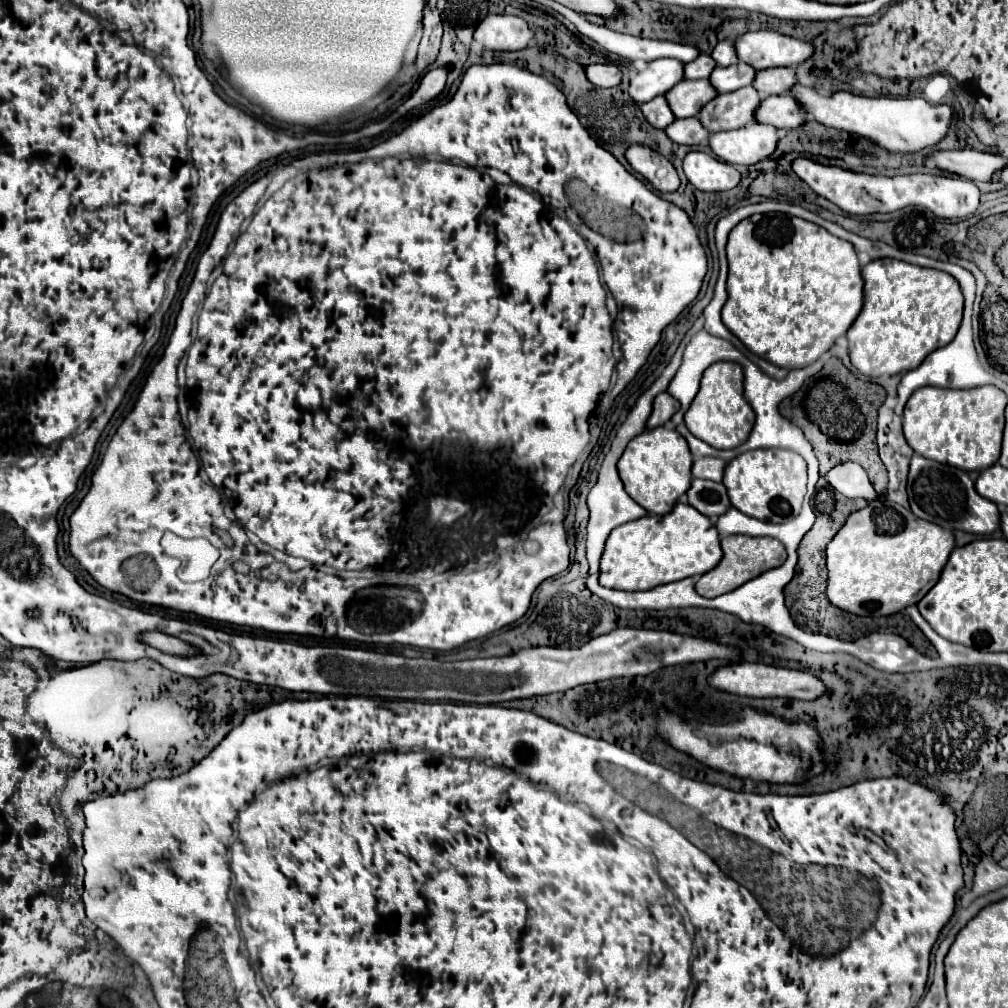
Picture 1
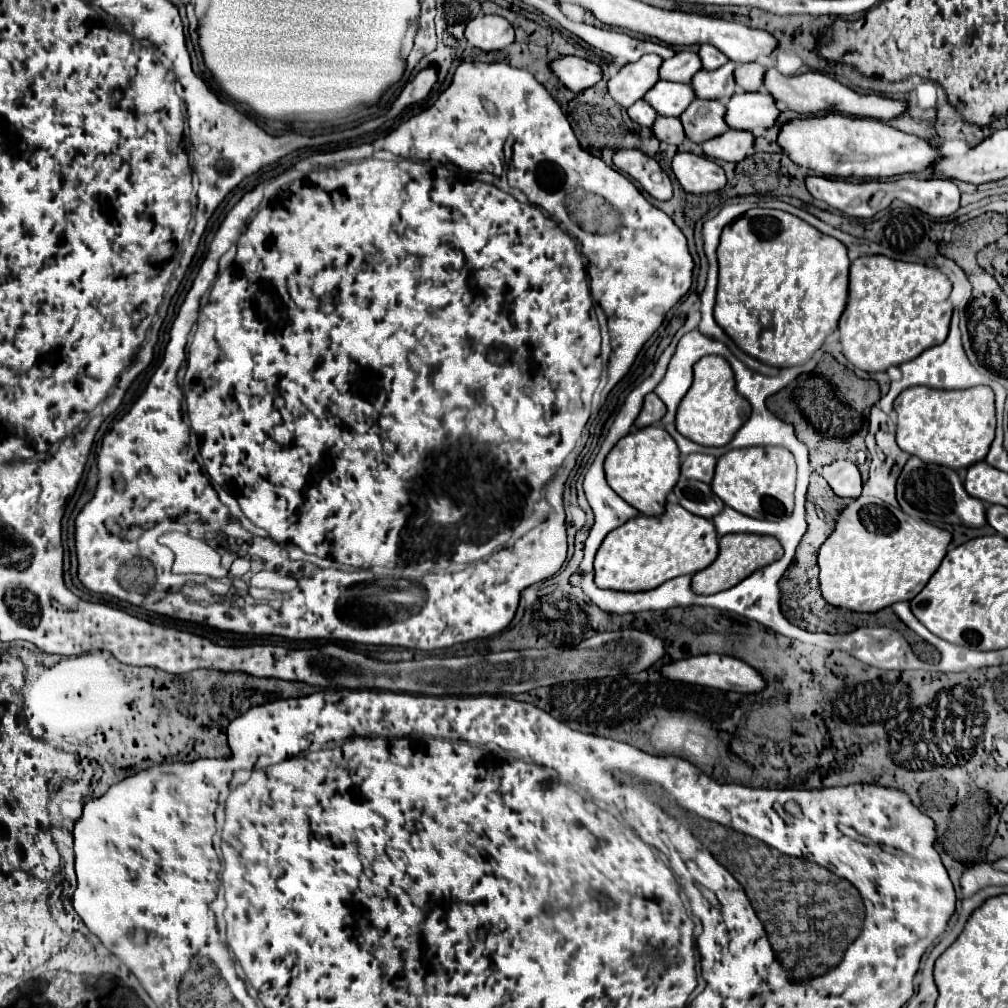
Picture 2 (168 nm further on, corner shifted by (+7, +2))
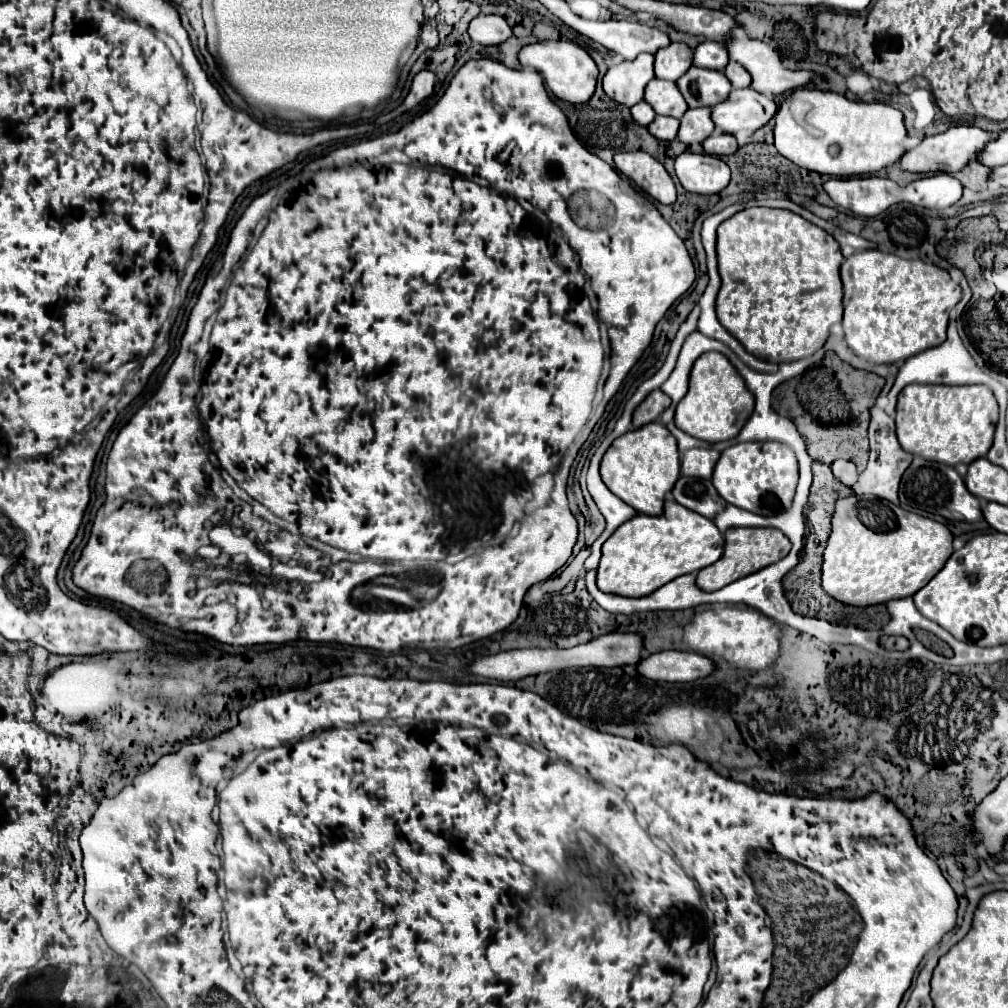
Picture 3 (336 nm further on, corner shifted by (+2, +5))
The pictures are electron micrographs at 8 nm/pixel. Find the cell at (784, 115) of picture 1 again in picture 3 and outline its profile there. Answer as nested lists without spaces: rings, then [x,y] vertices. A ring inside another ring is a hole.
[[[752,88],[732,90],[730,96],[712,108],[712,120],[718,132],[736,134],[740,130],[758,130],[766,126],[778,106],[772,98],[758,94]]]

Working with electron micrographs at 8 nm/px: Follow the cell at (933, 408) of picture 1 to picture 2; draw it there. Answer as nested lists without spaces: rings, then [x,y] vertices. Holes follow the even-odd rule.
[[[979,385],[959,391],[931,387],[909,387],[895,399],[897,445],[925,463],[939,463],[951,469],[983,461],[995,437],[995,403],[991,387]]]

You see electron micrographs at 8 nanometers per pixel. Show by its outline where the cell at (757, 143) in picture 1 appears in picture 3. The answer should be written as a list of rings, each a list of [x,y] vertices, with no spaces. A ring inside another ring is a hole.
[[[712,134],[710,138],[704,140],[704,150],[706,154],[712,154],[712,156],[734,154],[738,150],[738,142],[730,134]]]

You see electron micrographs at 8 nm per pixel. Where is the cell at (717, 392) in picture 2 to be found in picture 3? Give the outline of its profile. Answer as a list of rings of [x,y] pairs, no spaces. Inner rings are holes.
[[[720,352],[702,354],[690,372],[690,390],[678,402],[676,408],[676,426],[686,434],[700,438],[704,442],[720,442],[732,440],[742,430],[744,422],[750,418],[754,410],[754,396],[744,386],[738,370],[730,364],[730,360]]]

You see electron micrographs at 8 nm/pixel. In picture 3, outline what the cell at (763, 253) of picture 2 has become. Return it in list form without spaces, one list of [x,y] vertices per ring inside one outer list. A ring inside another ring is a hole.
[[[751,207],[720,224],[716,252],[722,278],[716,312],[720,324],[736,340],[740,340],[750,354],[782,364],[808,358],[824,346],[832,324],[842,320],[840,266],[844,256],[838,242],[830,234],[790,210]]]

